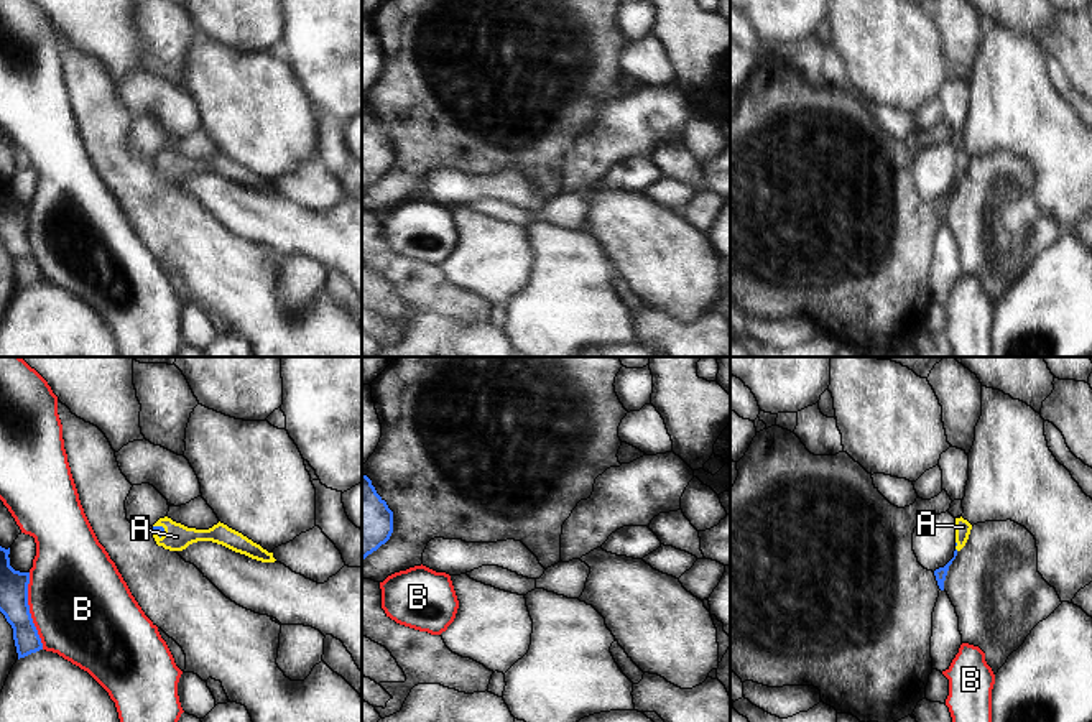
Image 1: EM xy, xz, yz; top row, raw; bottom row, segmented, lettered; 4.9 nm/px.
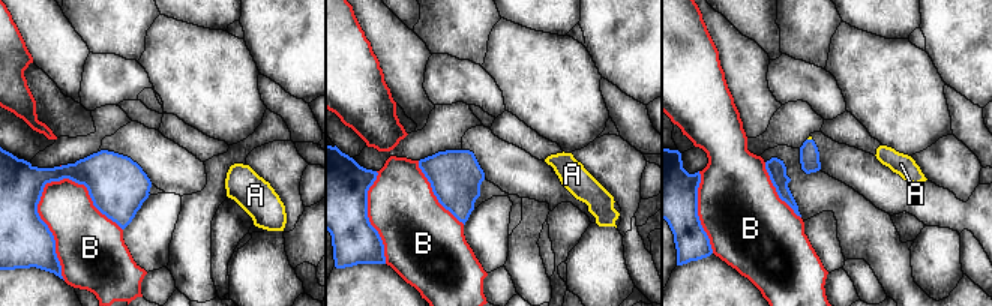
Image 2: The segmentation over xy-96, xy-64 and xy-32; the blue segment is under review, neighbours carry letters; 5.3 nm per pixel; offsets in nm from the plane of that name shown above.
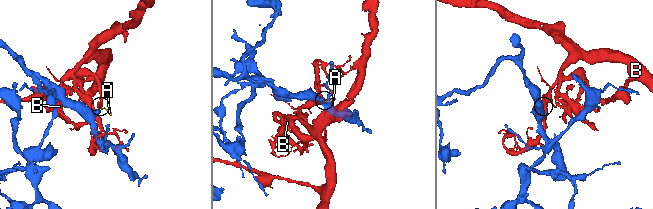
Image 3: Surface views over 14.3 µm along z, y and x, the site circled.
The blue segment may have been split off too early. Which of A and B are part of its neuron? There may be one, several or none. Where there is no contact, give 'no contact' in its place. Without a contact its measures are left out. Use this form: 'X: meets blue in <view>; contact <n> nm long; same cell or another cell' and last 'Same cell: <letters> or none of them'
A: meets blue in xy; contact 80 nm long; same cell
B: meets blue in xy; contact 380 nm long; another cell
Same cell: A

